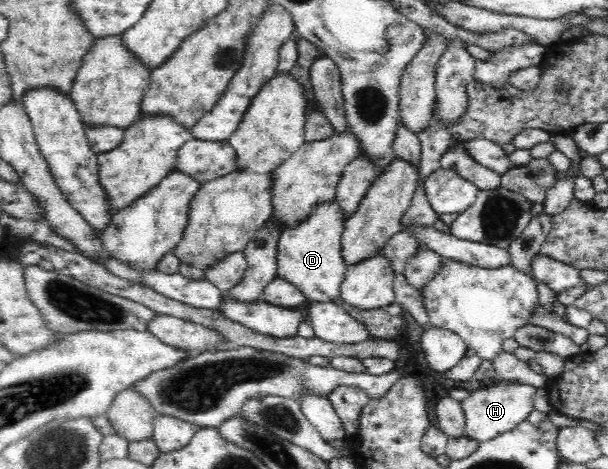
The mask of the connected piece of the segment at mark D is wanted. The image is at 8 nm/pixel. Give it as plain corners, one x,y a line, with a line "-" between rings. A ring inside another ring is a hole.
334,199
322,202
305,219
286,227
278,242
277,275
304,293
305,300
333,301
341,293
347,268
342,258
342,232
346,217

